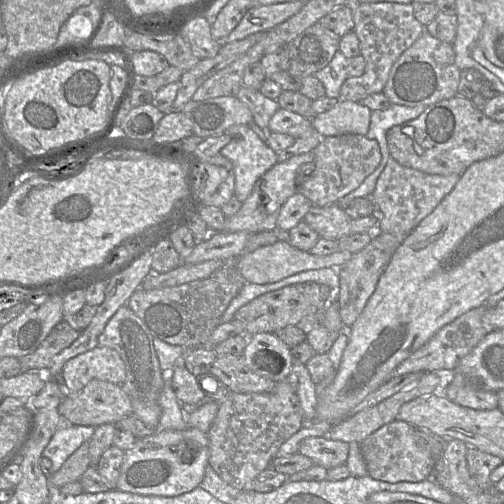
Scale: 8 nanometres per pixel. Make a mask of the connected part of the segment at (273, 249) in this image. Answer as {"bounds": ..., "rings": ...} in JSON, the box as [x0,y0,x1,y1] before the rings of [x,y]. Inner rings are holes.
{"bounds":[236,240,352,284],"rings":[[[278,240],[274,244],[261,246],[252,252],[243,254],[236,260],[236,269],[246,282],[268,284],[306,270],[320,268],[341,268],[352,257],[347,250],[338,250],[332,254],[317,256],[293,247],[288,241]]]}

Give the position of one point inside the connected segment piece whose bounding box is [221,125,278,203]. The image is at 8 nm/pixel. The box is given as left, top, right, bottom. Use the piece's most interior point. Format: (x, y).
(251, 157)

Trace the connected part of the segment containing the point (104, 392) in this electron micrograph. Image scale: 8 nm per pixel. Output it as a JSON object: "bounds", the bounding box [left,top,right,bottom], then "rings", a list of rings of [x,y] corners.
{"bounds":[58,379,132,427],"rings":[[[99,379],[90,380],[78,395],[68,395],[58,407],[60,415],[75,426],[97,427],[102,424],[116,423],[132,415],[132,404],[122,385]]]}

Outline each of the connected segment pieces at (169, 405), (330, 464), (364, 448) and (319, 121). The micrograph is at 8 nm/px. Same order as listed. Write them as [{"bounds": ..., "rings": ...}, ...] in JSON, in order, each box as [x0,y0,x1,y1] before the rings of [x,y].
[{"bounds":[157,373,190,431],"rings":[[[168,373],[165,376],[165,386],[160,394],[159,404],[162,408],[162,415],[157,431],[178,431],[190,428],[188,423],[190,413],[183,410],[185,403],[177,399],[170,385]]]},{"bounds":[299,436,349,469],"rings":[[[325,436],[308,437],[300,443],[299,453],[311,458],[314,464],[331,469],[346,463],[349,443]]]},{"bounds":[359,419,447,483],"rings":[[[396,419],[380,427],[359,444],[371,478],[388,483],[421,482],[432,477],[435,463],[447,440]]]},{"bounds":[311,100,371,137],"rings":[[[343,100],[328,111],[311,118],[313,128],[321,137],[343,134],[367,135],[371,110],[359,102]]]}]

